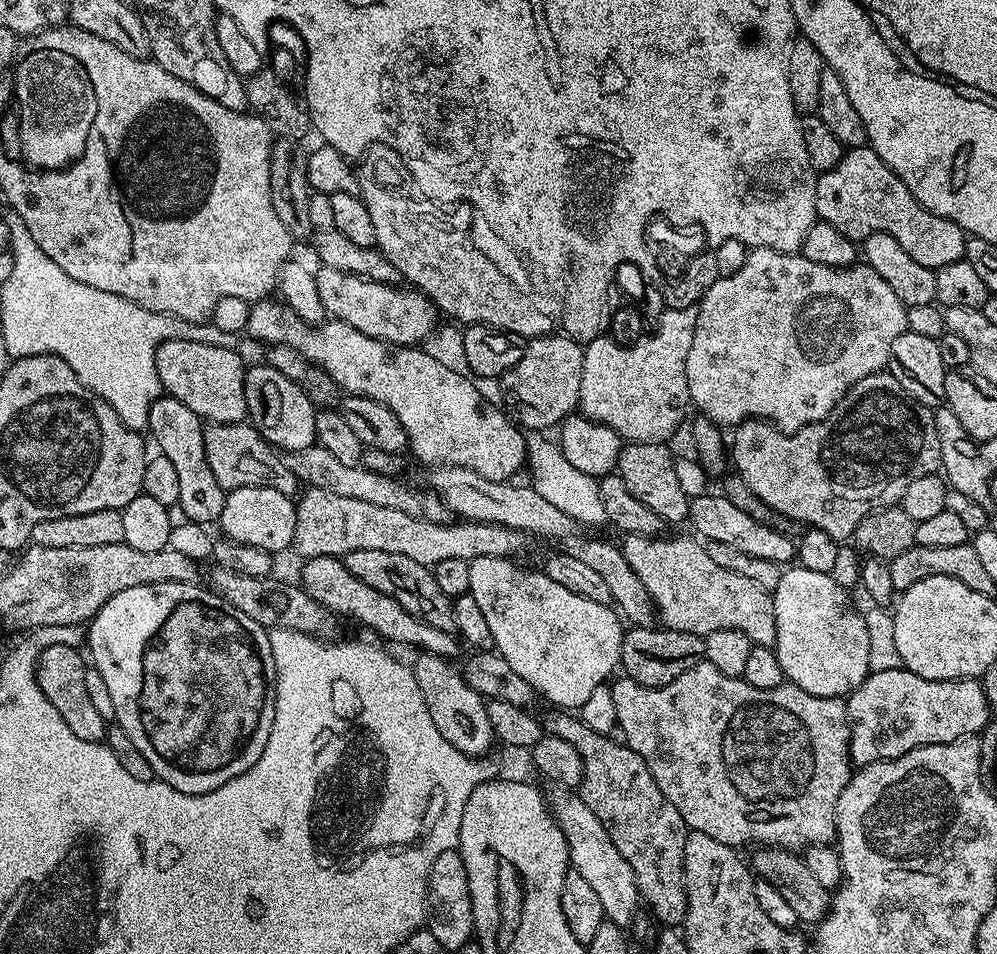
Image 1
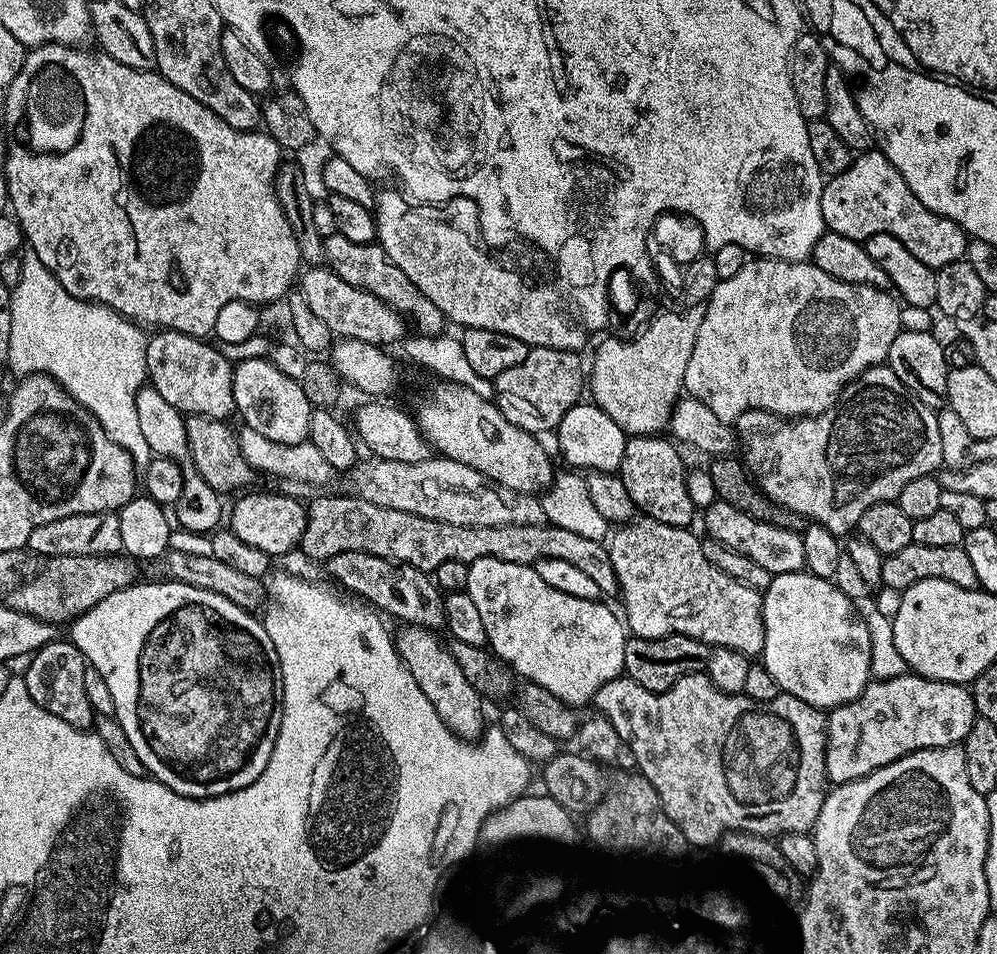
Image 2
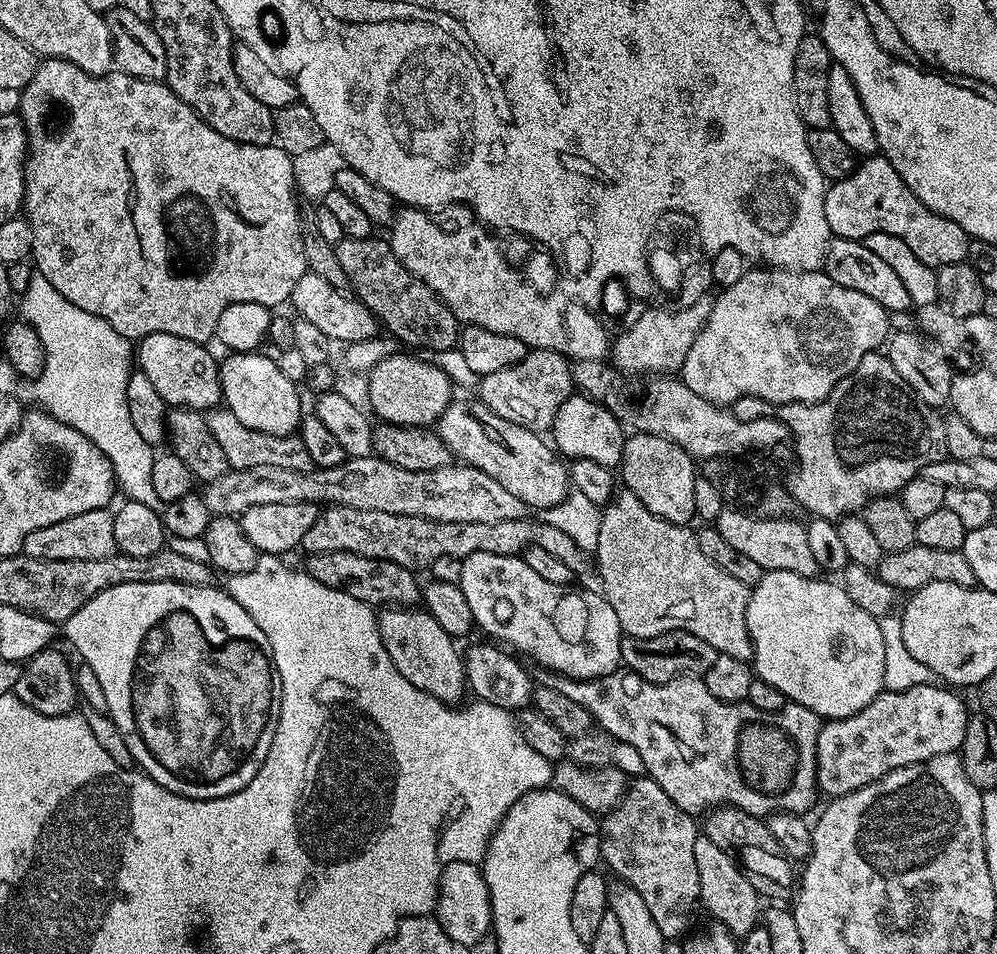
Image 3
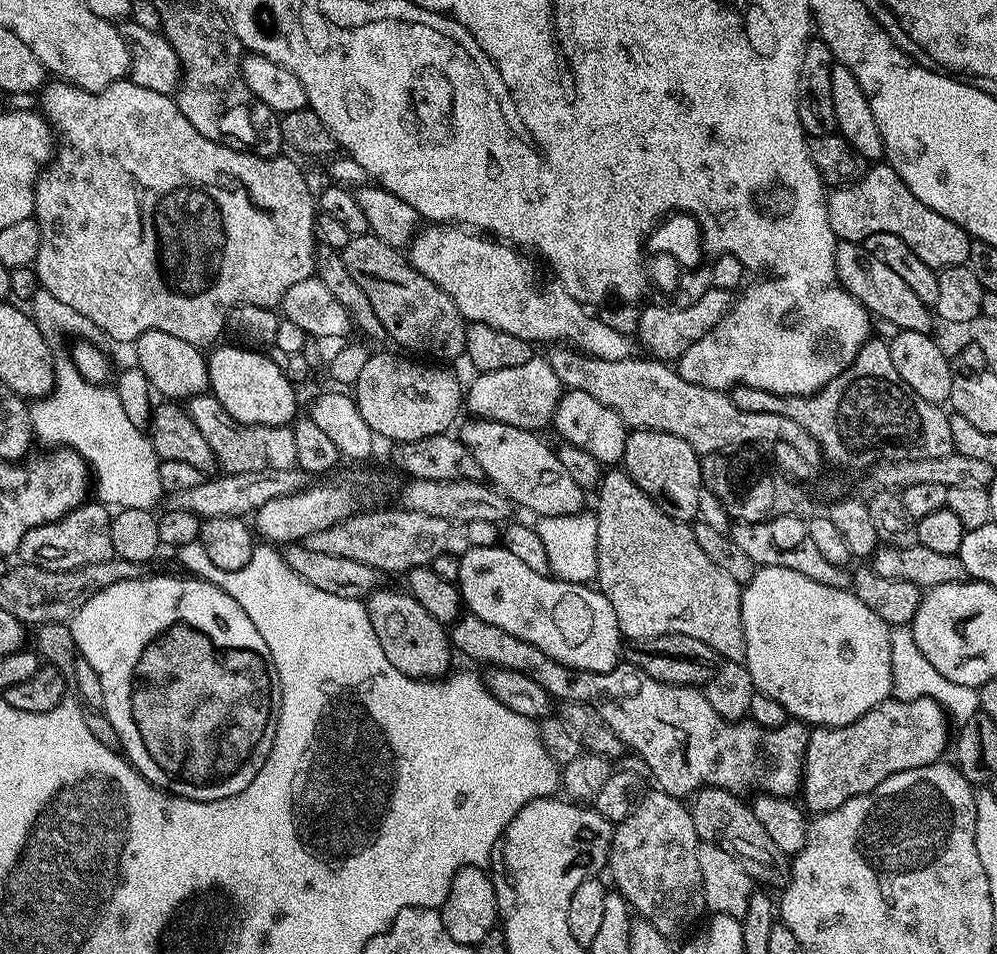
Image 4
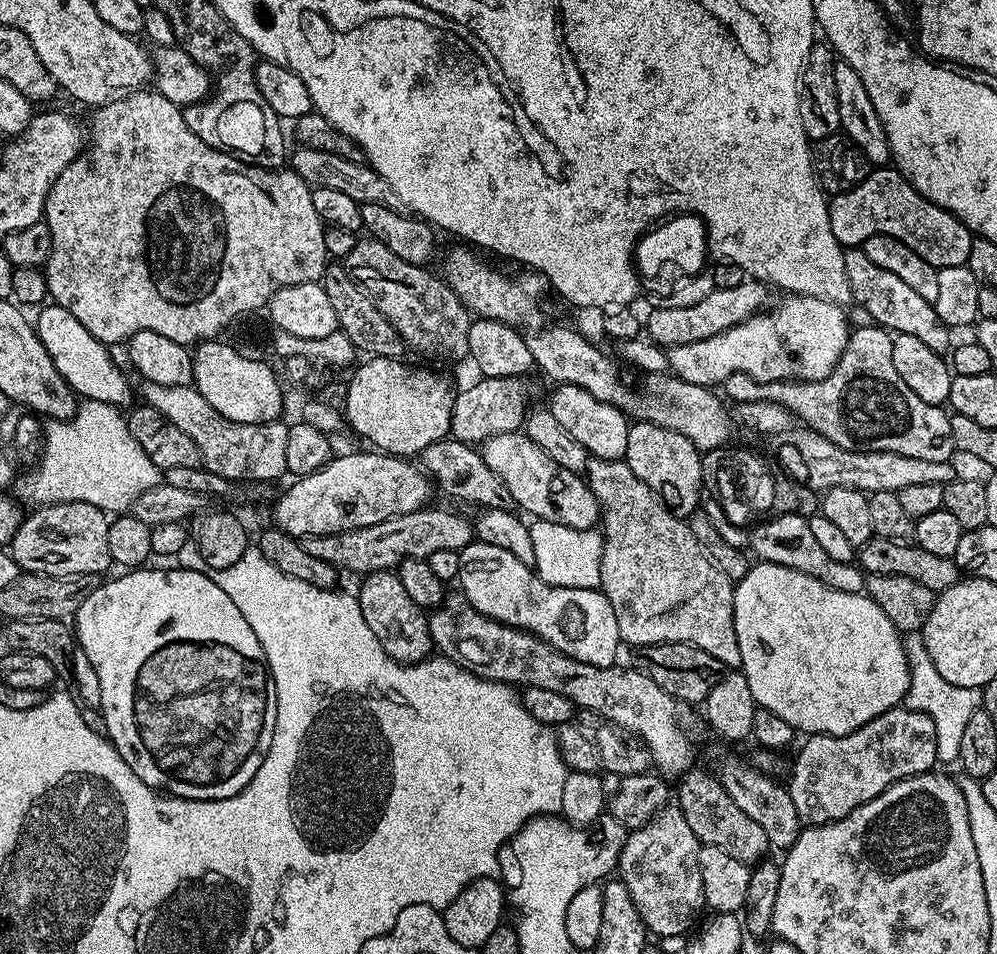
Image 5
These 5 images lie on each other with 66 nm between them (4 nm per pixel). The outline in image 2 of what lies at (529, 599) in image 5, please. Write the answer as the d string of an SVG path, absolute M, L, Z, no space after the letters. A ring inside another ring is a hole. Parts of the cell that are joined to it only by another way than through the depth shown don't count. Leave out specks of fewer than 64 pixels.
M478 558L468 566L466 591L470 598L474 598L478 614L486 626L487 647L517 677L546 686L546 690L567 704L581 706L587 700L589 703L603 684L624 672L625 621L617 613L616 617L600 600L574 598L574 594L554 590L554 586L538 578L533 565L502 562L498 558Z

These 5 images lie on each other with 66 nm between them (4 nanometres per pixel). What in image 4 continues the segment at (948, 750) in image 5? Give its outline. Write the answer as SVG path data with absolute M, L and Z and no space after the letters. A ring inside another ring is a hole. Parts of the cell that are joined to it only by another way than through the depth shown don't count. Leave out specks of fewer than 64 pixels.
M897 624L890 631L890 666L892 667L892 696L898 700L917 700L930 698L944 707L948 719L959 726L970 722L974 714L981 711L980 689L962 686L958 682L950 682L943 674L938 674L922 650L918 650L918 642L914 642L914 634L907 624Z

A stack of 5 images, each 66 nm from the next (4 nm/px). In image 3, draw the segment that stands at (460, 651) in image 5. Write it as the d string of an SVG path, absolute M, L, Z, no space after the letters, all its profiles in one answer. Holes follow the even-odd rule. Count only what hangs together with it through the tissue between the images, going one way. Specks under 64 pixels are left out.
M540 670L535 673L534 680L539 687L558 690L558 694L566 694L566 698L578 702L578 706L586 706L586 710L592 714L593 721L603 731L609 732L615 740L630 742L630 746L634 746L634 750L638 750L638 754L642 754L643 771L645 773L649 772L652 775L653 782L668 795L665 796L667 803L675 806L679 811L681 808L682 811L689 812L692 816L698 815L697 817L699 817L717 806L731 805L733 808L746 810L746 814L751 816L767 818L773 812L807 813L807 808L815 802L816 796L818 797L818 789L816 787L816 751L818 750L818 734L822 727L822 717L814 714L814 710L806 710L806 706L788 702L785 703L782 710L767 712L766 710L758 710L758 706L747 702L727 704L718 698L714 698L714 694L710 694L710 690L706 690L703 679L698 676L679 676L678 679L671 680L665 684L652 684L638 674L627 670L614 671L609 676L601 676L599 680L571 680L568 676Z

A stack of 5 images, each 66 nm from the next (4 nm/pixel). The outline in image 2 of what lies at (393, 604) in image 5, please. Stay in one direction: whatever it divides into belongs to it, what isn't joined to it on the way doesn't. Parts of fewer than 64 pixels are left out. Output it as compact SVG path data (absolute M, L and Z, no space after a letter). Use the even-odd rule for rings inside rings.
M405 623L400 629L395 629L394 643L418 690L422 690L422 694L430 698L430 706L438 710L438 718L442 718L442 722L446 722L448 729L456 736L464 739L479 737L486 727L484 712L480 709L482 698L476 693L474 686L470 686L462 666L454 662L454 654L450 654L445 641L440 641L436 636L439 635L431 628Z

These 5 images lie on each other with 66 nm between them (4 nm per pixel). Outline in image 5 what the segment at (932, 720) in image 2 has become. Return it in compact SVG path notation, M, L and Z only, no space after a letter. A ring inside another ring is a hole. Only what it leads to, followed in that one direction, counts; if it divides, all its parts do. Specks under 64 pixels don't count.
M897 706L878 714L866 726L841 736L813 736L800 748L796 761L792 764L792 777L786 780L790 798L794 798L794 810L798 810L801 825L815 826L828 824L832 820L841 820L858 806L870 802L870 798L878 798L882 790L886 790L894 782L917 776L923 772L933 771L937 767L936 735L934 722L921 712L915 712L903 706Z

